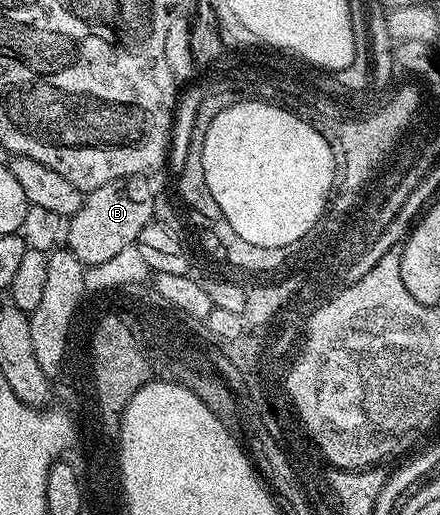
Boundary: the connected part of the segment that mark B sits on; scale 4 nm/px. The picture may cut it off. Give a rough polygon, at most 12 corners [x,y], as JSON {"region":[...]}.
{"region":[[147,175],[86,192],[65,243],[92,267],[156,218]]}

